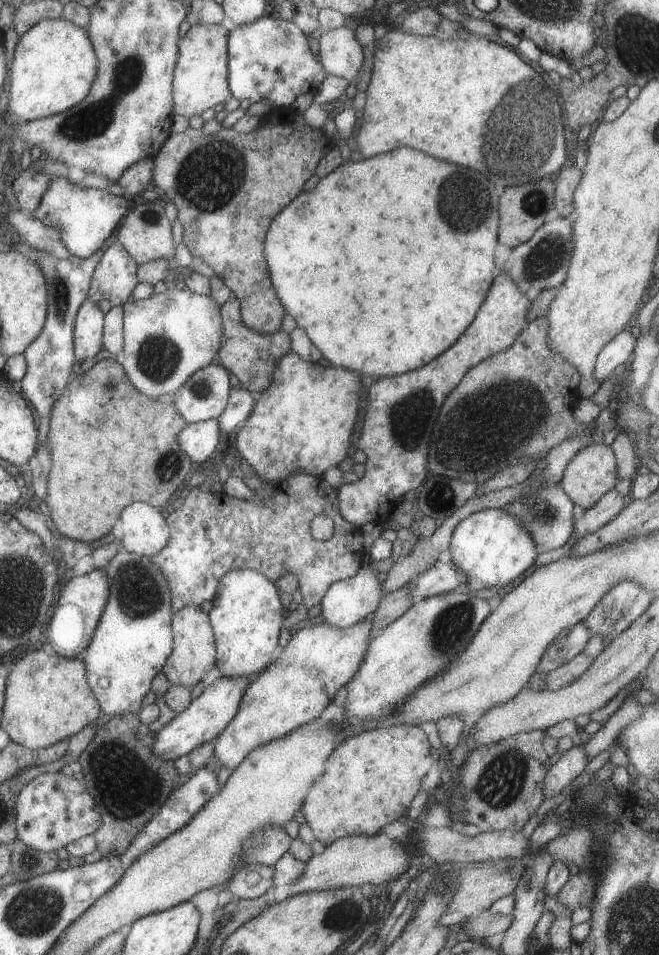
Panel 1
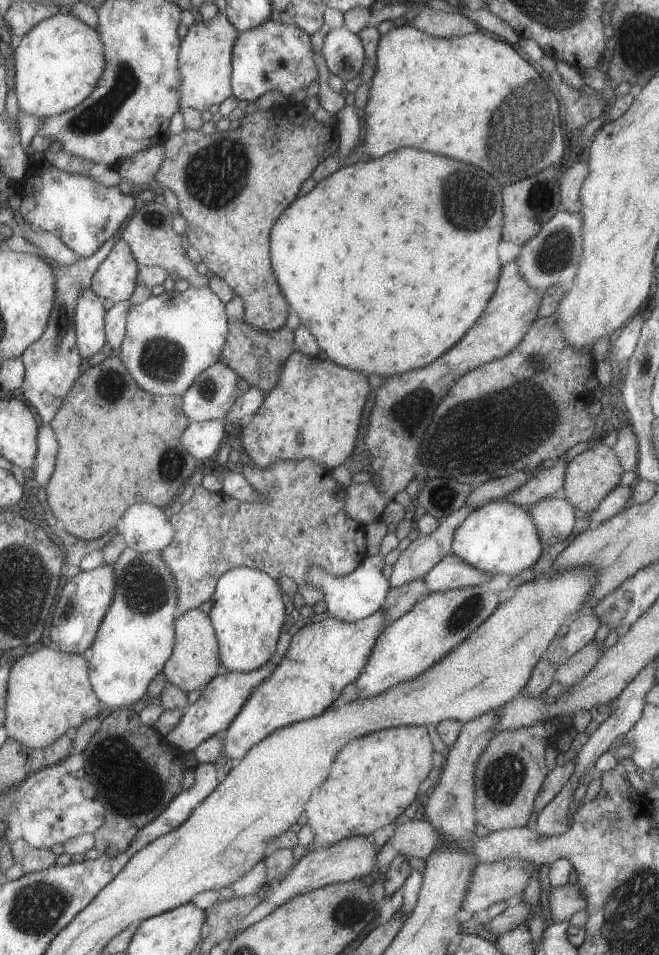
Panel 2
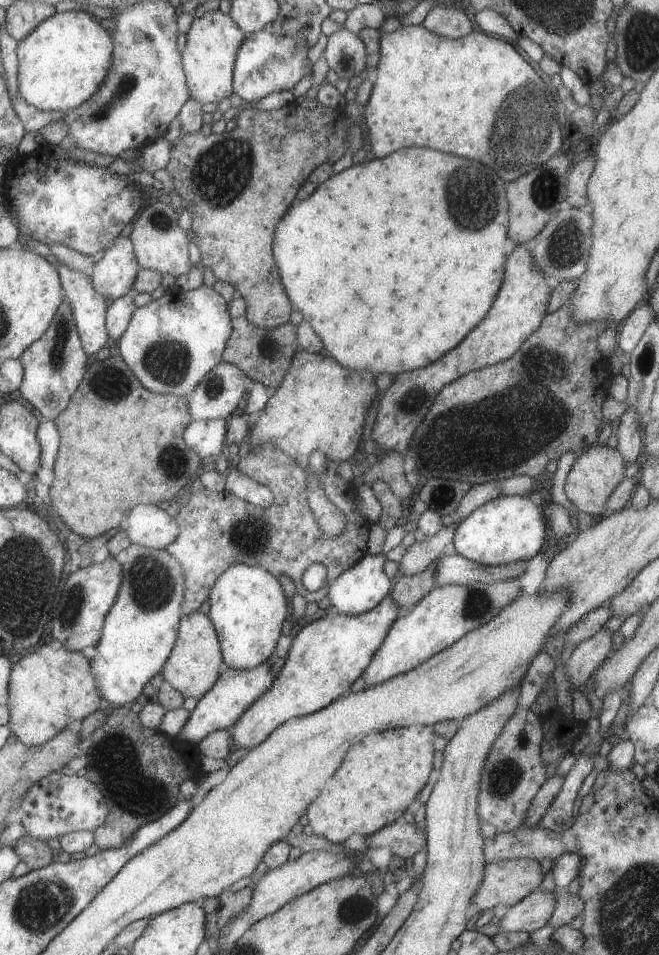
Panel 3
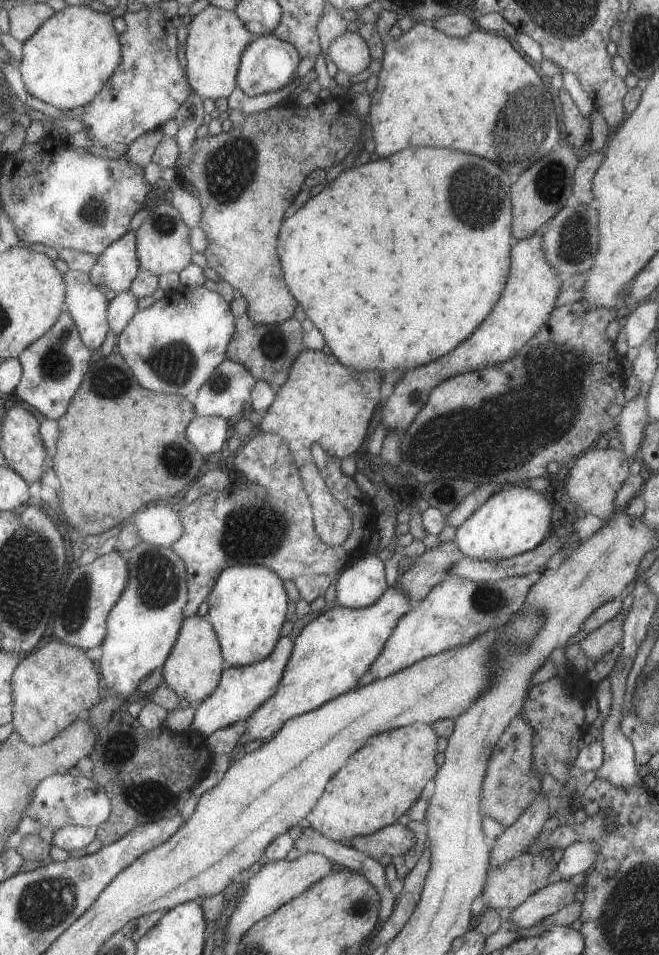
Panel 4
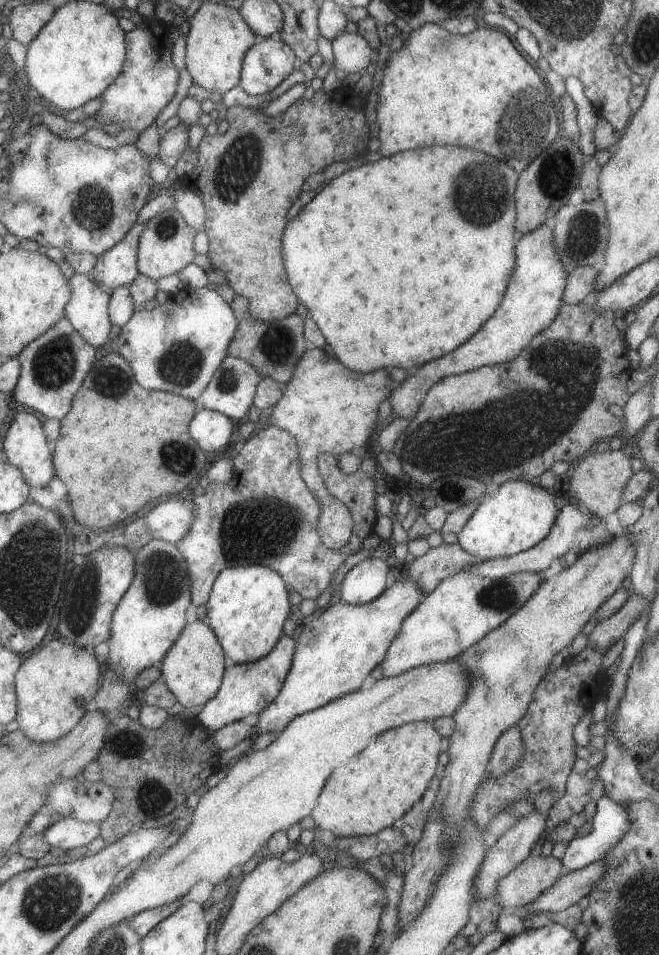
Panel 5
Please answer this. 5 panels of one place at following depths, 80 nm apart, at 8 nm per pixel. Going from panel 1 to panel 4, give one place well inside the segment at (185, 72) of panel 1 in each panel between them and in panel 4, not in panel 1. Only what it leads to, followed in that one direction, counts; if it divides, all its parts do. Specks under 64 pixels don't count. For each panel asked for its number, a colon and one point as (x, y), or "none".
2: (204, 57)
3: (212, 40)
4: (215, 39)

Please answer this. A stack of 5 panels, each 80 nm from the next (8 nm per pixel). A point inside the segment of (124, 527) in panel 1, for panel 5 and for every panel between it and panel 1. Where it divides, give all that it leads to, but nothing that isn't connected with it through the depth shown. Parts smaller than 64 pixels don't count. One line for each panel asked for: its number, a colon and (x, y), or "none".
2: (144, 528)
3: (149, 526)
4: (160, 525)
5: (169, 520)

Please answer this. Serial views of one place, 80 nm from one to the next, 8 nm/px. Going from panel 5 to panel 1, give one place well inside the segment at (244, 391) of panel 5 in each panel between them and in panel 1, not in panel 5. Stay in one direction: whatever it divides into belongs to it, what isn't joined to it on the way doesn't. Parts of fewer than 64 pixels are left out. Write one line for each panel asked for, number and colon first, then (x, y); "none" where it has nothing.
1: (204, 396)
2: (210, 396)
3: (216, 396)
4: (227, 388)

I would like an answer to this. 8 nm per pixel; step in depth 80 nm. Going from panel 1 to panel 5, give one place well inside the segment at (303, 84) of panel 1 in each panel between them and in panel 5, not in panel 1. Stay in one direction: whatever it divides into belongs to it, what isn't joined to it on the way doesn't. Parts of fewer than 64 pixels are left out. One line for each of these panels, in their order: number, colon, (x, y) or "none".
2: (273, 56)
3: (265, 63)
4: (267, 64)
5: (265, 64)

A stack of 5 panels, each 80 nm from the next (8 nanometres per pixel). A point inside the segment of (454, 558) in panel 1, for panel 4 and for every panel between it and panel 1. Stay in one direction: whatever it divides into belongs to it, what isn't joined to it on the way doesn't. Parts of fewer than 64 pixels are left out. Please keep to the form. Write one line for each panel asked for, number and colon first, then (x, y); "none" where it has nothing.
2: (498, 537)
3: (511, 528)
4: (513, 520)

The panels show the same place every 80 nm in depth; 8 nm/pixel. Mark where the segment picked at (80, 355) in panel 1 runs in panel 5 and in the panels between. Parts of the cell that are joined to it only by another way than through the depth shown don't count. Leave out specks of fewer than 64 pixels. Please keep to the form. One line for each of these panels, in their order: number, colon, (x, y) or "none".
2: (88, 320)
3: (88, 308)
4: (86, 303)
5: (87, 310)

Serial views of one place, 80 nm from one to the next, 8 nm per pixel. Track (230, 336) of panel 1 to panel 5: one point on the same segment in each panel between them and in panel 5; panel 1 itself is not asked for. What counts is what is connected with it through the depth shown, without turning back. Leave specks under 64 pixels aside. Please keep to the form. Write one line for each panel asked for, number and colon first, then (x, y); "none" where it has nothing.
2: (256, 356)
3: (263, 355)
4: (268, 351)
5: (273, 349)

